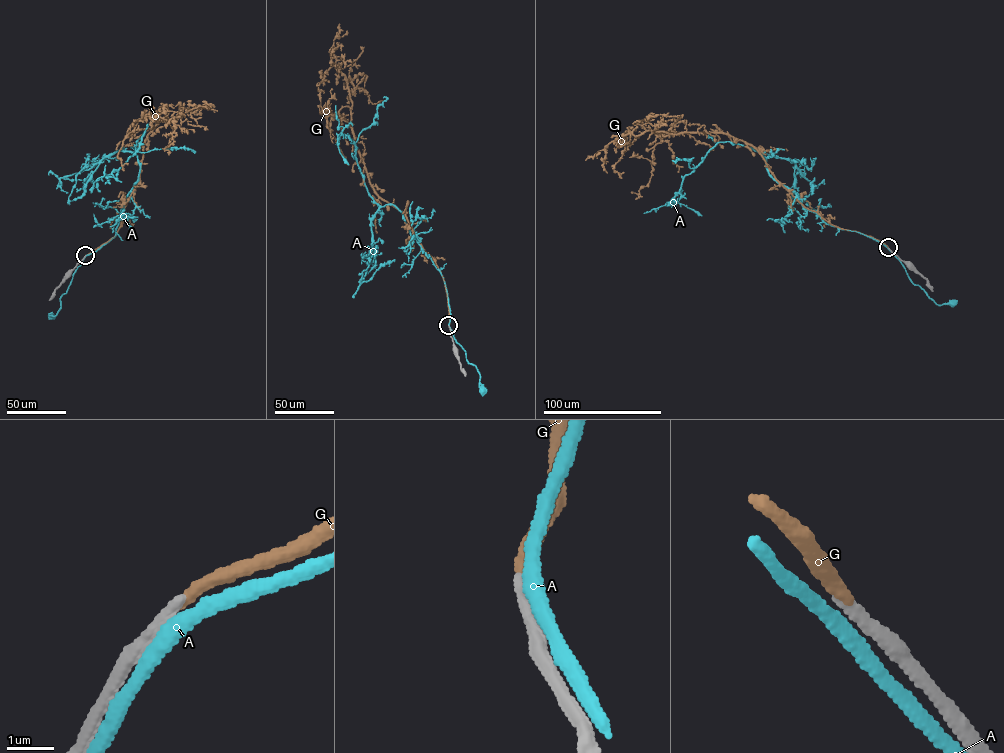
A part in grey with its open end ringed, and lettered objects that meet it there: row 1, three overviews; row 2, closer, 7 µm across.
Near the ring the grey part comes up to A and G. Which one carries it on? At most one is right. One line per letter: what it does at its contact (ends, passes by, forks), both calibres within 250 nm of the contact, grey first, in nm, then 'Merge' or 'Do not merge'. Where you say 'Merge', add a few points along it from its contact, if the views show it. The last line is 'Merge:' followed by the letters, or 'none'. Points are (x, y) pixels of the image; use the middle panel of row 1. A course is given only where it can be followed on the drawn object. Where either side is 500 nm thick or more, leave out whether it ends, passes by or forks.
A: It passes by. Thickness 360 nm (grey) against 300 nm. Do not merge
G: It ends there. Thickness 280 nm (grey) against 280 nm. Merge. Its course: (448, 325), (441, 272), (404, 213), (369, 181), (349, 107), (320, 113), (331, 88)
Merge: G

